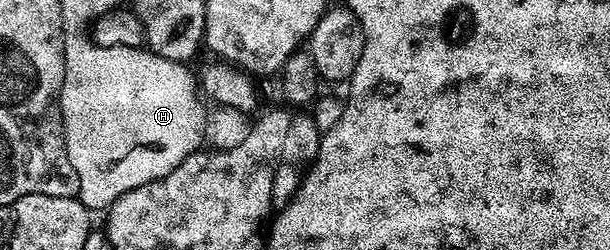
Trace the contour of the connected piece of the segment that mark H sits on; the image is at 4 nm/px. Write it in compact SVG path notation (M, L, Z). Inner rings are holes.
M64 34L63 52L65 53L65 77L63 78L61 93L59 94L57 114L63 124L67 156L73 165L73 169L77 169L77 181L79 182L77 198L87 208L96 209L95 207L100 207L100 209L106 209L110 207L116 199L121 198L125 193L129 193L129 189L137 189L141 185L152 183L161 177L165 177L173 169L177 169L177 165L181 165L181 161L185 161L185 157L189 157L204 146L203 124L205 122L205 107L199 104L201 91L197 86L196 76L195 79L191 76L190 70L192 68L188 64L174 63L165 57L154 55L143 47L99 47L92 43L86 34Z

